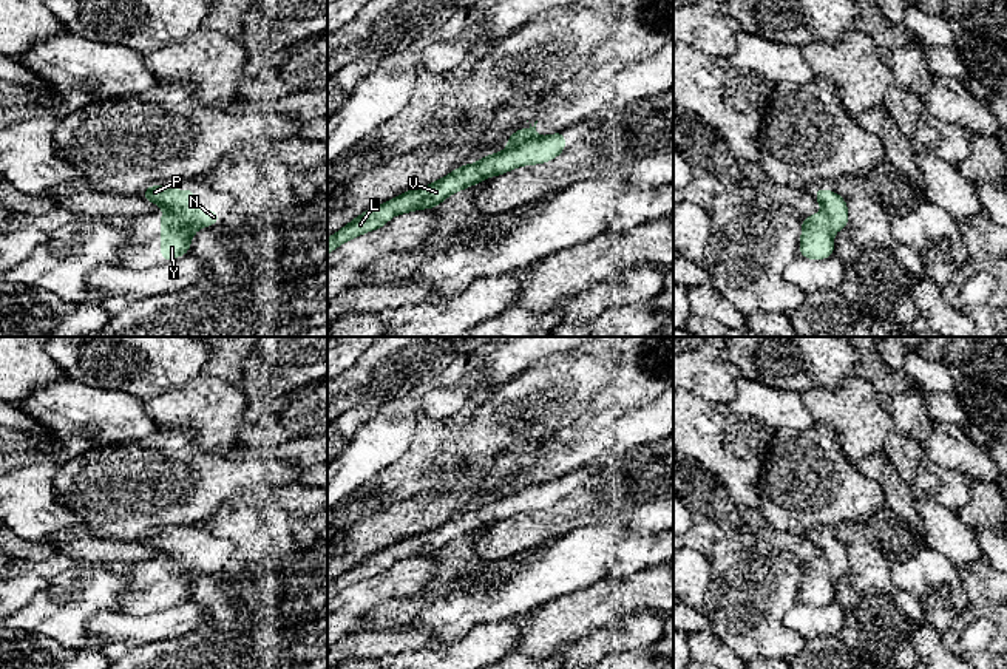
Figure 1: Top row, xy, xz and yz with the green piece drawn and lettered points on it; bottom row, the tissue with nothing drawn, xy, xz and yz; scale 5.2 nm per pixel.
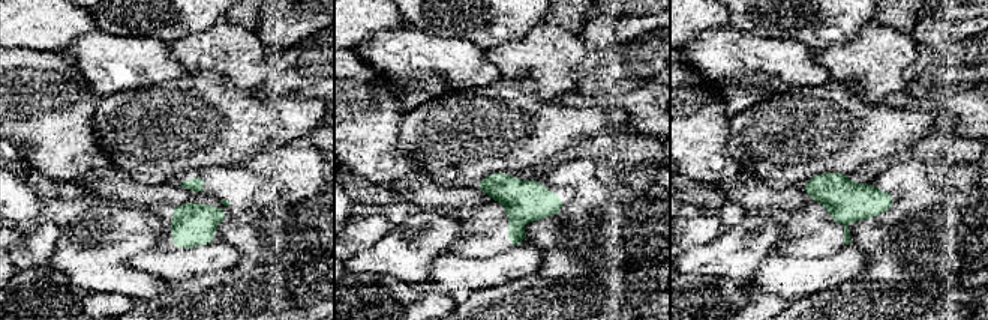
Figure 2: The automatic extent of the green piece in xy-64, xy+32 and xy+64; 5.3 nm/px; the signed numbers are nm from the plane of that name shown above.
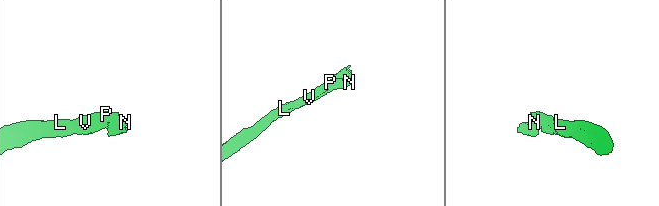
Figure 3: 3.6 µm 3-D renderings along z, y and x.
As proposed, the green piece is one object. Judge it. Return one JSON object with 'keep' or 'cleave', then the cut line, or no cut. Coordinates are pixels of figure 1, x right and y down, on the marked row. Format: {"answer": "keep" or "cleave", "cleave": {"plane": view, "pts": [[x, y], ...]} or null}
{"answer": "cleave", "cleave": {"plane": "xy", "pts": [[169, 212], [178, 224], [196, 229]]}}

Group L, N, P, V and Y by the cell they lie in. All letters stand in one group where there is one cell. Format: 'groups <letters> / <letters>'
groups L N P V / Y

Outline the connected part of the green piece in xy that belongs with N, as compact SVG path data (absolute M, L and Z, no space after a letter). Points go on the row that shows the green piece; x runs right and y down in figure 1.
M150 184L141 196L171 213L178 226L202 229L205 226L219 224L218 210L195 209L195 190L192 187L179 192L170 187Z

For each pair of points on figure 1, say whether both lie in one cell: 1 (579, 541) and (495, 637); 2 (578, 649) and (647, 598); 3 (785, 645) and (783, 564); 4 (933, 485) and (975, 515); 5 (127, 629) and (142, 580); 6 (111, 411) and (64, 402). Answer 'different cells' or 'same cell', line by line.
1: different cells
2: different cells
3: same cell
4: different cells
5: different cells
6: same cell

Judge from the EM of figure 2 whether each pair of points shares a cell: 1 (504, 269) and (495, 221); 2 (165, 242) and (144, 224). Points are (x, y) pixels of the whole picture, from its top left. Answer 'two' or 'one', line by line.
1: two
2: two

